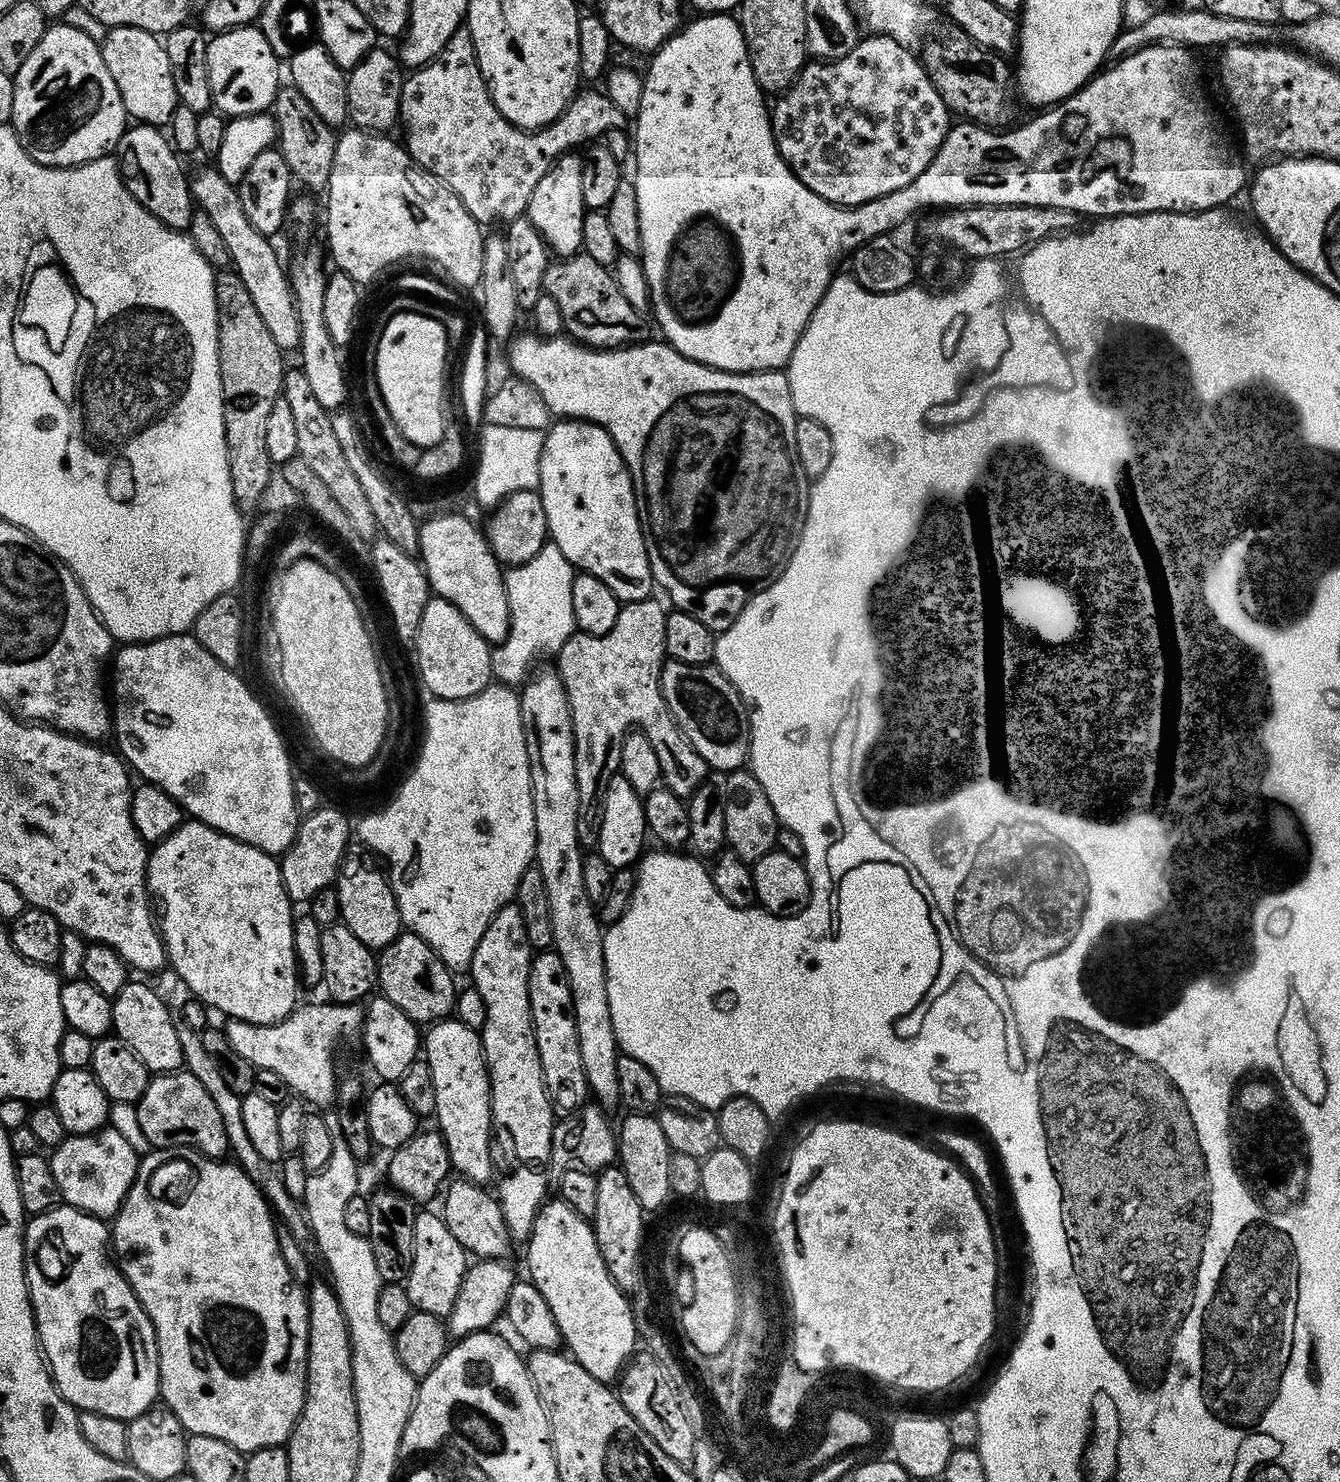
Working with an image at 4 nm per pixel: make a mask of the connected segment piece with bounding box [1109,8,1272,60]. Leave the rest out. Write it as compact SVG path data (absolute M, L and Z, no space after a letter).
M1205 8L1198 10L1156 10L1148 22L1132 28L1124 28L1111 44L1109 57L1117 60L1147 45L1156 43L1183 44L1184 47L1227 46L1233 44L1259 44L1271 39L1269 25L1246 22L1245 19L1226 18L1214 15Z

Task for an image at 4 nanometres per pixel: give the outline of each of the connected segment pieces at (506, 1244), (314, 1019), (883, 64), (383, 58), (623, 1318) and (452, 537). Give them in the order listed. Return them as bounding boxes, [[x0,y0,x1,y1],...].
[[442,1180,514,1260],[222,1002,364,1105],[770,35,950,208],[346,46,406,134],[526,1199,638,1381],[418,514,512,646]]

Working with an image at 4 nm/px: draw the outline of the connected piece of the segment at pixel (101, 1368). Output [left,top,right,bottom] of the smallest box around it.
[24,1206,160,1422]

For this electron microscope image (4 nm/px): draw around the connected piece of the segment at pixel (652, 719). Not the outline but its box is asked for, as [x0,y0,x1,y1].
[554,600,709,809]

